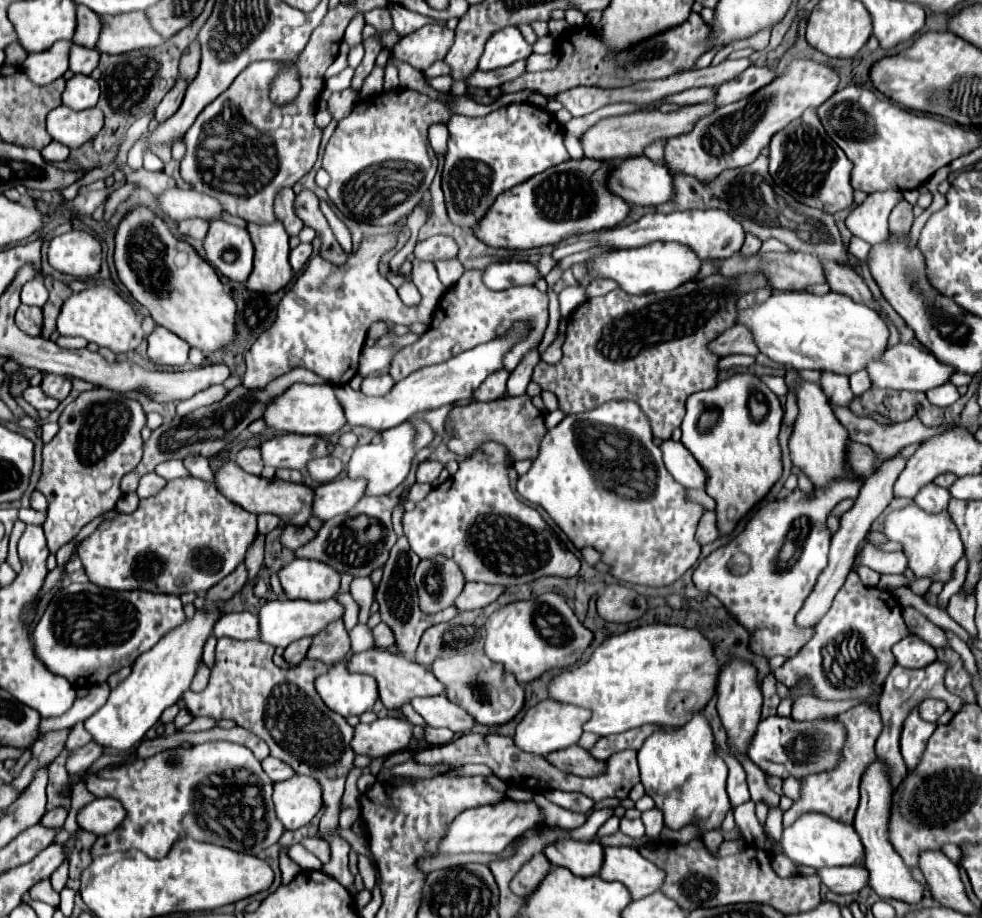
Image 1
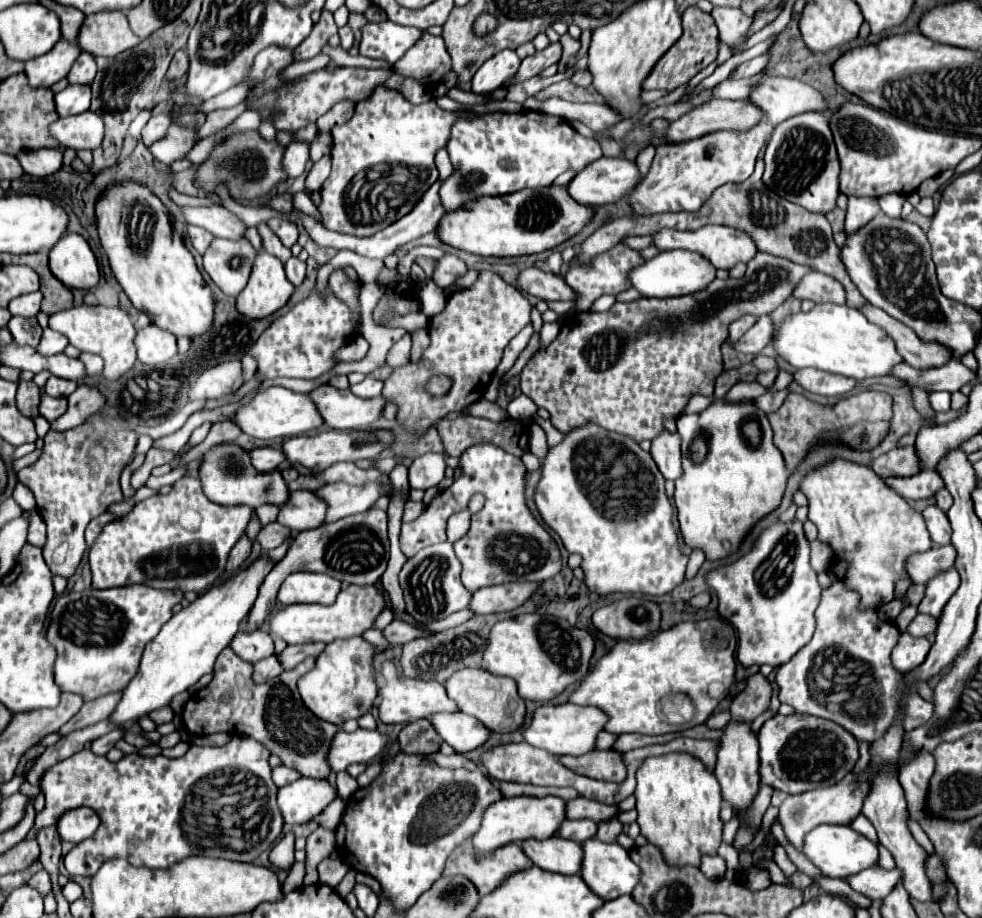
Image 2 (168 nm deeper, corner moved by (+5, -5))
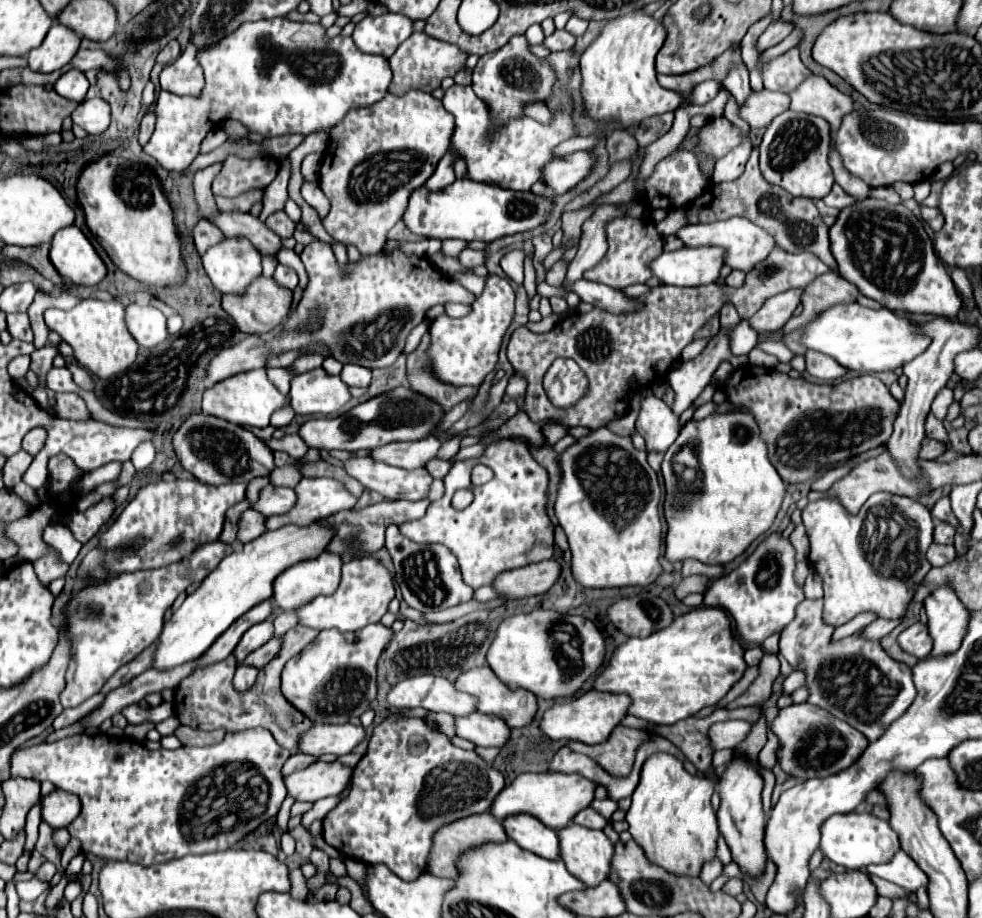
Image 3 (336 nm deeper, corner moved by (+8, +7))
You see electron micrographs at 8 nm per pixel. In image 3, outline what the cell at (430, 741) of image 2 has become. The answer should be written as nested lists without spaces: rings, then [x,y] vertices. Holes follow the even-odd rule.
[[[430,713],[426,717],[428,725],[432,729],[438,729],[442,733],[446,733],[448,737],[454,737],[456,735],[456,727],[454,727],[454,717],[452,715],[446,715],[446,713]]]

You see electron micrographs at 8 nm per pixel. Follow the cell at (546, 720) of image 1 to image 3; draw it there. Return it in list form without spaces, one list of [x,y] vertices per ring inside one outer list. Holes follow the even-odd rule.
[[[588,691],[582,697],[574,697],[566,703],[556,703],[550,707],[542,721],[540,729],[550,737],[550,739],[572,739],[572,741],[582,741],[582,743],[602,743],[610,737],[614,727],[628,715],[628,707],[632,705],[632,699],[624,693],[606,693],[606,691]]]

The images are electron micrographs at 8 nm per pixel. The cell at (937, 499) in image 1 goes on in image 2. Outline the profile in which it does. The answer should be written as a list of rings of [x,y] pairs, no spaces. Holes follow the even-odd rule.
[[[931,503],[921,511],[921,515],[925,519],[925,525],[927,525],[929,533],[931,533],[931,541],[935,545],[949,545],[951,543],[949,541],[951,529],[949,529],[949,519],[945,517],[945,513],[937,505]]]

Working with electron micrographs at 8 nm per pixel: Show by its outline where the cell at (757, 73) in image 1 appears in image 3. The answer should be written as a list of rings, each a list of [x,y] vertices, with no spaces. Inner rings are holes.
[[[808,77],[794,93],[790,93],[790,109],[816,115],[828,121],[832,133],[838,131],[842,119],[854,111],[852,97],[840,93],[824,77]]]

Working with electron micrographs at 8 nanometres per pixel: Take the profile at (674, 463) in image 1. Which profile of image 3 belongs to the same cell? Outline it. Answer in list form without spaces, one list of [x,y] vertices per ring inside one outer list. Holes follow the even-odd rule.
[[[650,389],[640,391],[640,415],[636,419],[636,431],[644,437],[648,451],[666,451],[680,433],[678,417],[670,413],[670,407],[654,397]]]

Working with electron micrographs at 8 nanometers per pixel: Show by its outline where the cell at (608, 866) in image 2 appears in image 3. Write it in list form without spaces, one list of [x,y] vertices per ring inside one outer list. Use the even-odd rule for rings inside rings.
[[[572,823],[560,829],[556,835],[560,841],[560,859],[564,861],[570,875],[588,887],[594,887],[606,879],[614,845],[604,835],[604,831],[590,831]]]

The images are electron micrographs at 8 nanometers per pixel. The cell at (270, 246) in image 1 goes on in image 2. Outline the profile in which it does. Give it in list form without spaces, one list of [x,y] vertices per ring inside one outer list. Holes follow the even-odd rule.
[[[259,249],[249,283],[237,297],[237,309],[247,317],[271,315],[289,301],[293,289],[285,277],[283,263],[265,249]]]

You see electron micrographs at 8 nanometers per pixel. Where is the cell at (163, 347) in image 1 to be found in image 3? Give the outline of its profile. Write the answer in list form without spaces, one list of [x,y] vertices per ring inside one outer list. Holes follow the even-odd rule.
[[[132,303],[126,307],[124,321],[130,335],[138,341],[140,347],[160,345],[168,337],[166,317],[156,307]]]

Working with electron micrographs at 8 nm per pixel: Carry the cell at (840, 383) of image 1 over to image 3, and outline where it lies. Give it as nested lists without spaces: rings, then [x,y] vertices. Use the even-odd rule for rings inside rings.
[[[806,351],[806,371],[818,379],[824,381],[836,381],[846,375],[846,367],[836,363],[832,357],[818,353],[818,351]]]

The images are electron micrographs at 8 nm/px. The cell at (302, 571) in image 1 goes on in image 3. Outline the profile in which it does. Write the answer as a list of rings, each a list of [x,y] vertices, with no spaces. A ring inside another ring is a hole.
[[[322,553],[314,561],[302,561],[298,565],[294,565],[294,567],[286,569],[274,581],[274,597],[272,597],[274,603],[282,611],[294,611],[294,609],[304,607],[306,603],[310,603],[318,595],[334,593],[338,589],[338,585],[340,585],[340,567],[342,567],[340,555],[336,555],[336,553]]]

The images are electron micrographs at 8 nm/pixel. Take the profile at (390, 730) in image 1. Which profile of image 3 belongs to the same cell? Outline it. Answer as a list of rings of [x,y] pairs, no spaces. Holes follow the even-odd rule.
[[[314,725],[302,733],[298,751],[306,755],[346,755],[364,739],[364,727],[360,725]]]

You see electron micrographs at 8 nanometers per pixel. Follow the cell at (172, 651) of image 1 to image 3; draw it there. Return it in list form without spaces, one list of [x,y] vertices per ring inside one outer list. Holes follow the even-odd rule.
[[[318,519],[306,527],[286,525],[276,531],[266,531],[244,547],[238,545],[234,553],[224,557],[222,563],[202,581],[202,585],[192,595],[188,595],[180,609],[164,623],[152,667],[172,669],[200,657],[238,617],[272,597],[272,583],[282,571],[300,561],[320,557],[326,551],[326,545],[332,541],[334,533],[336,531],[330,529],[330,525]]]

